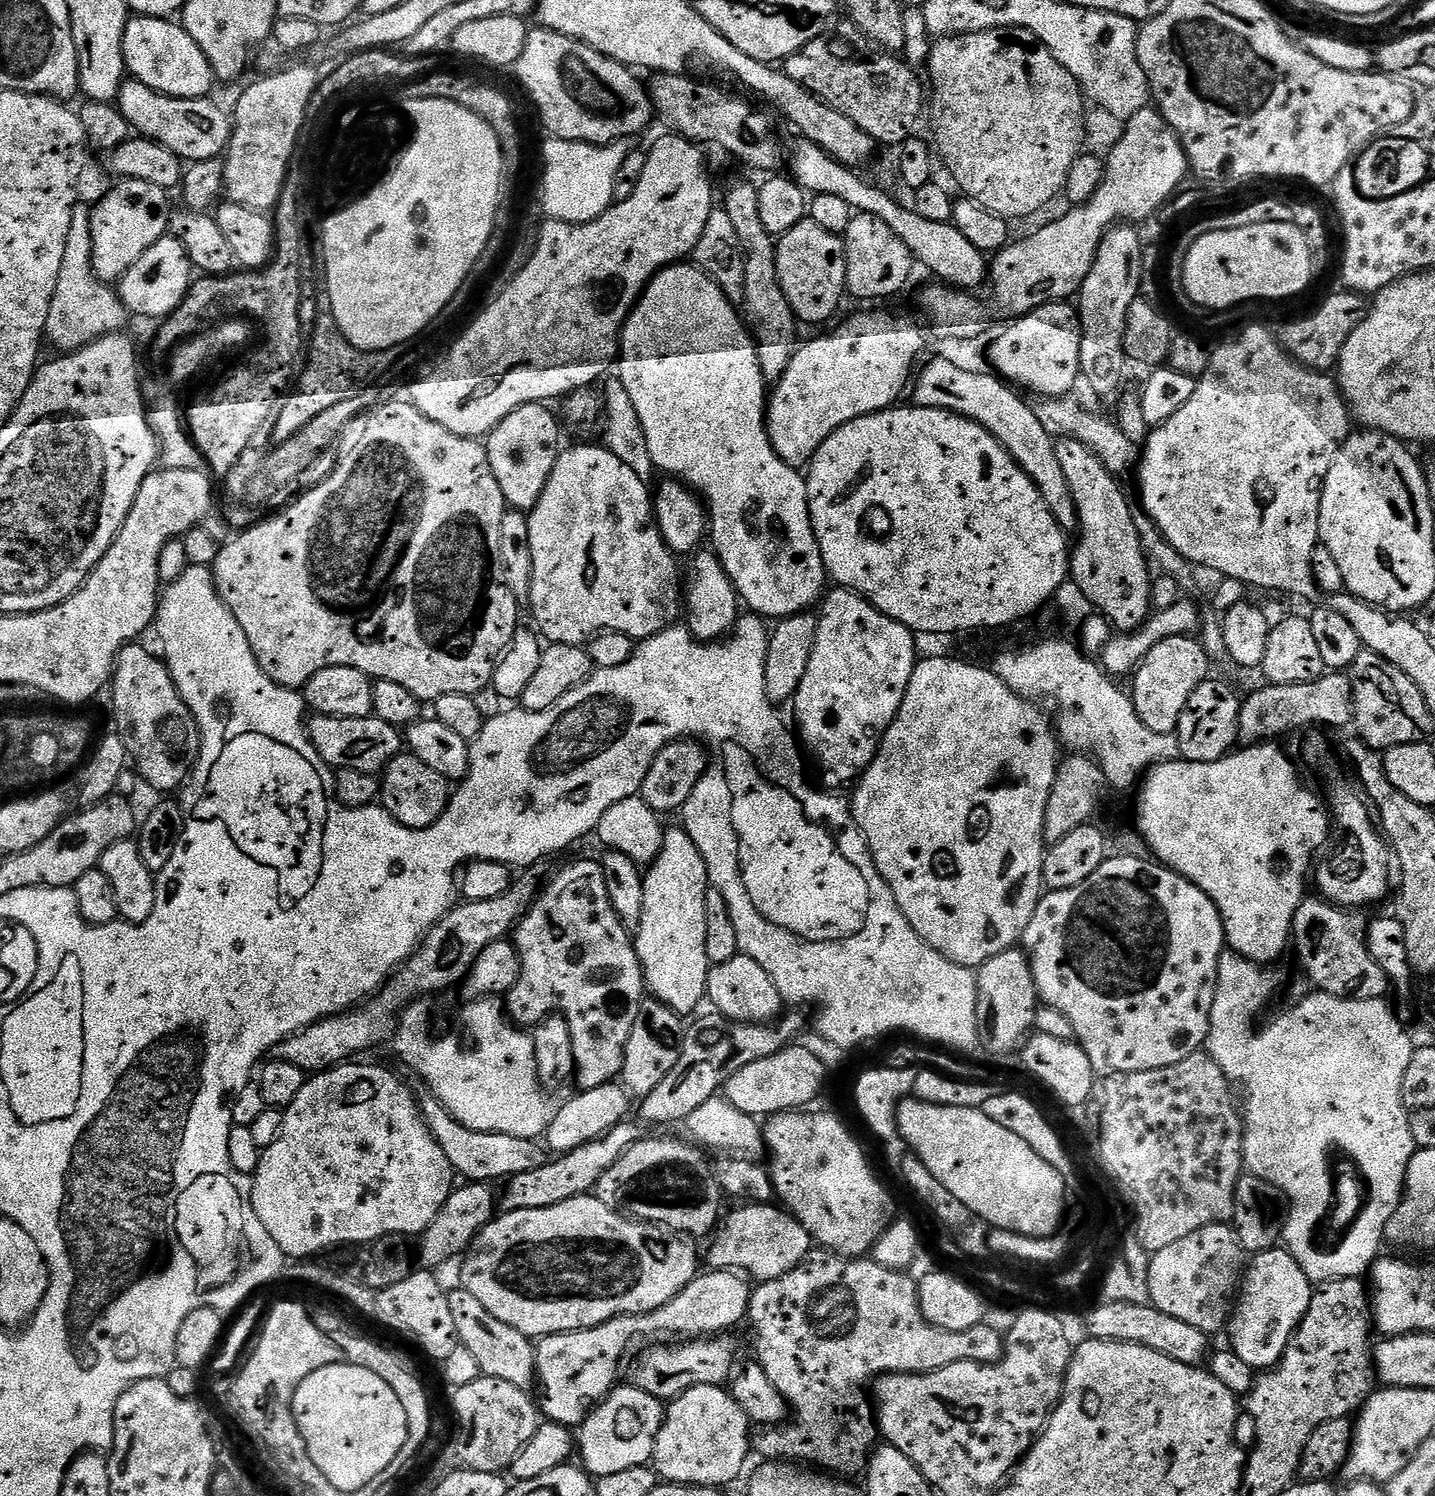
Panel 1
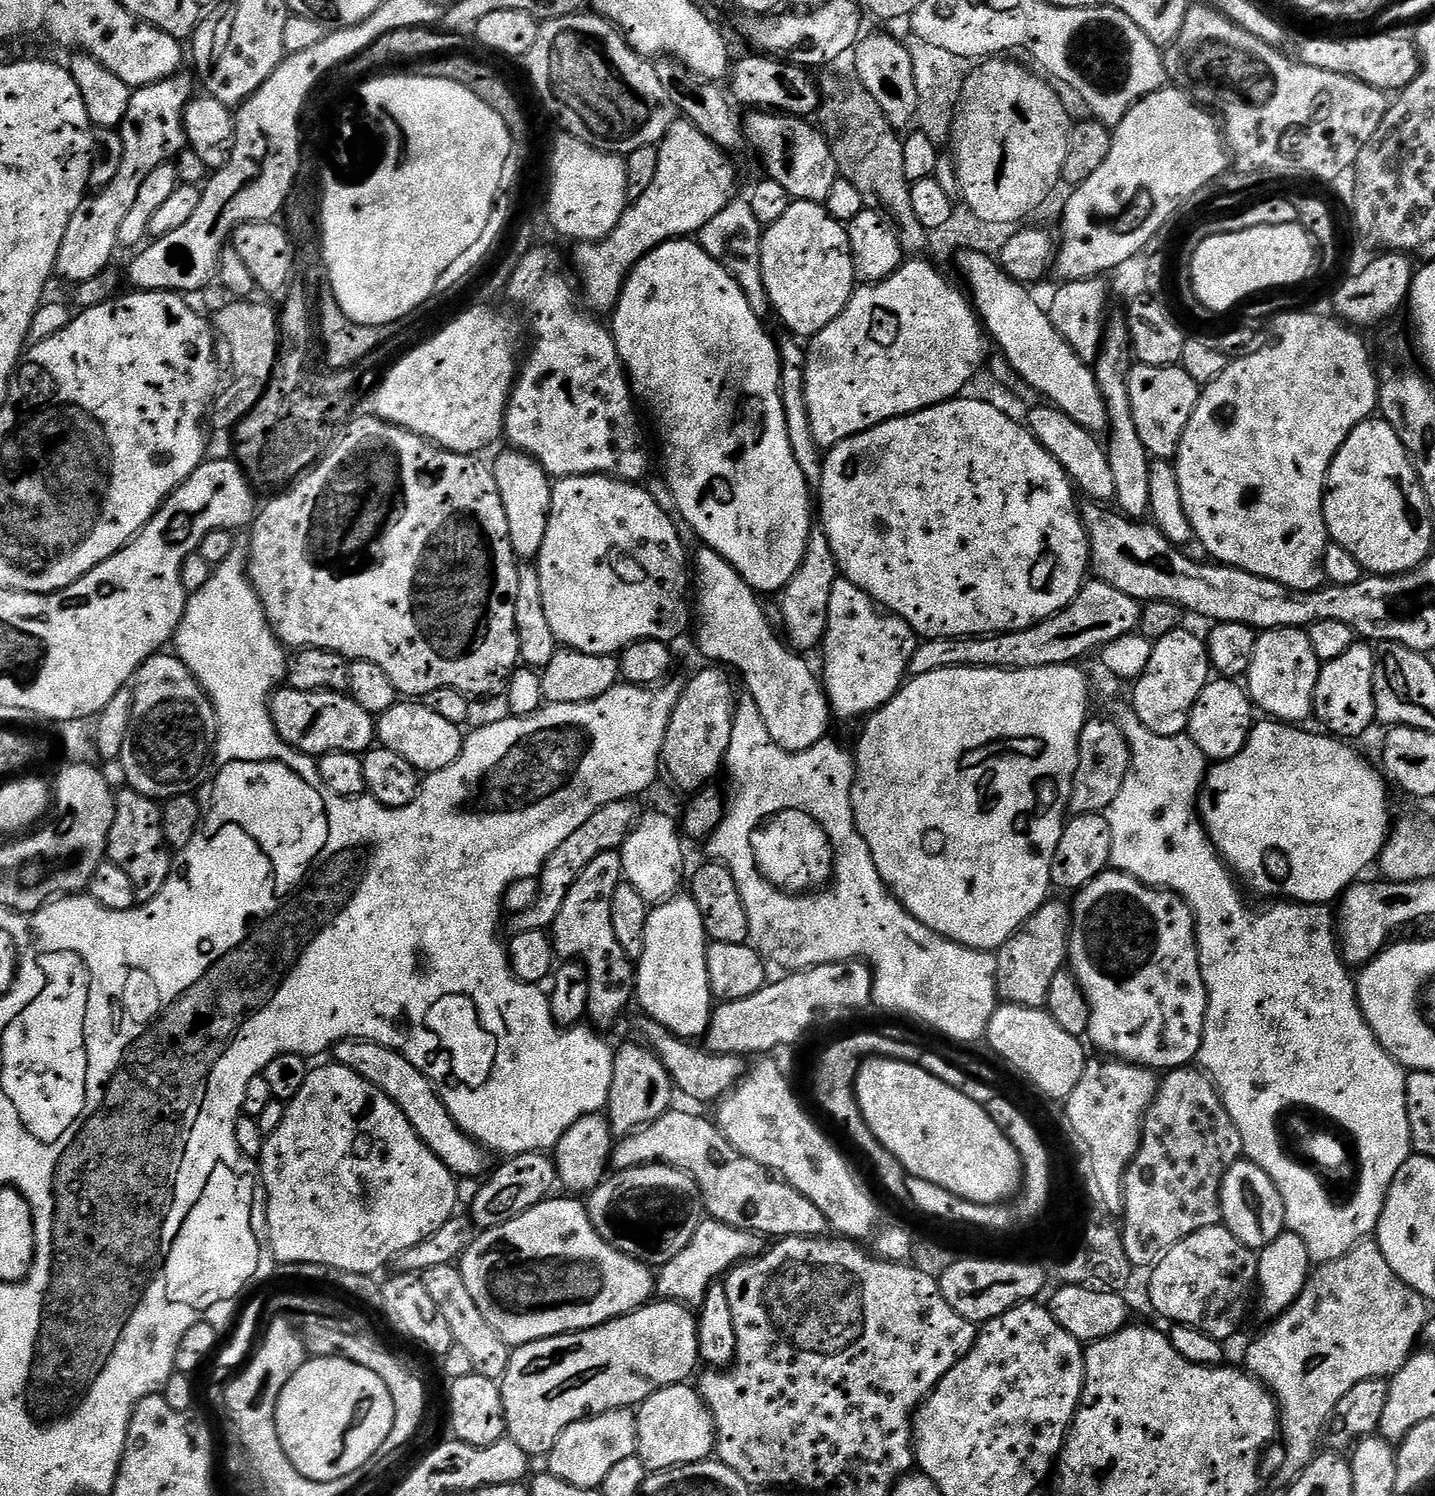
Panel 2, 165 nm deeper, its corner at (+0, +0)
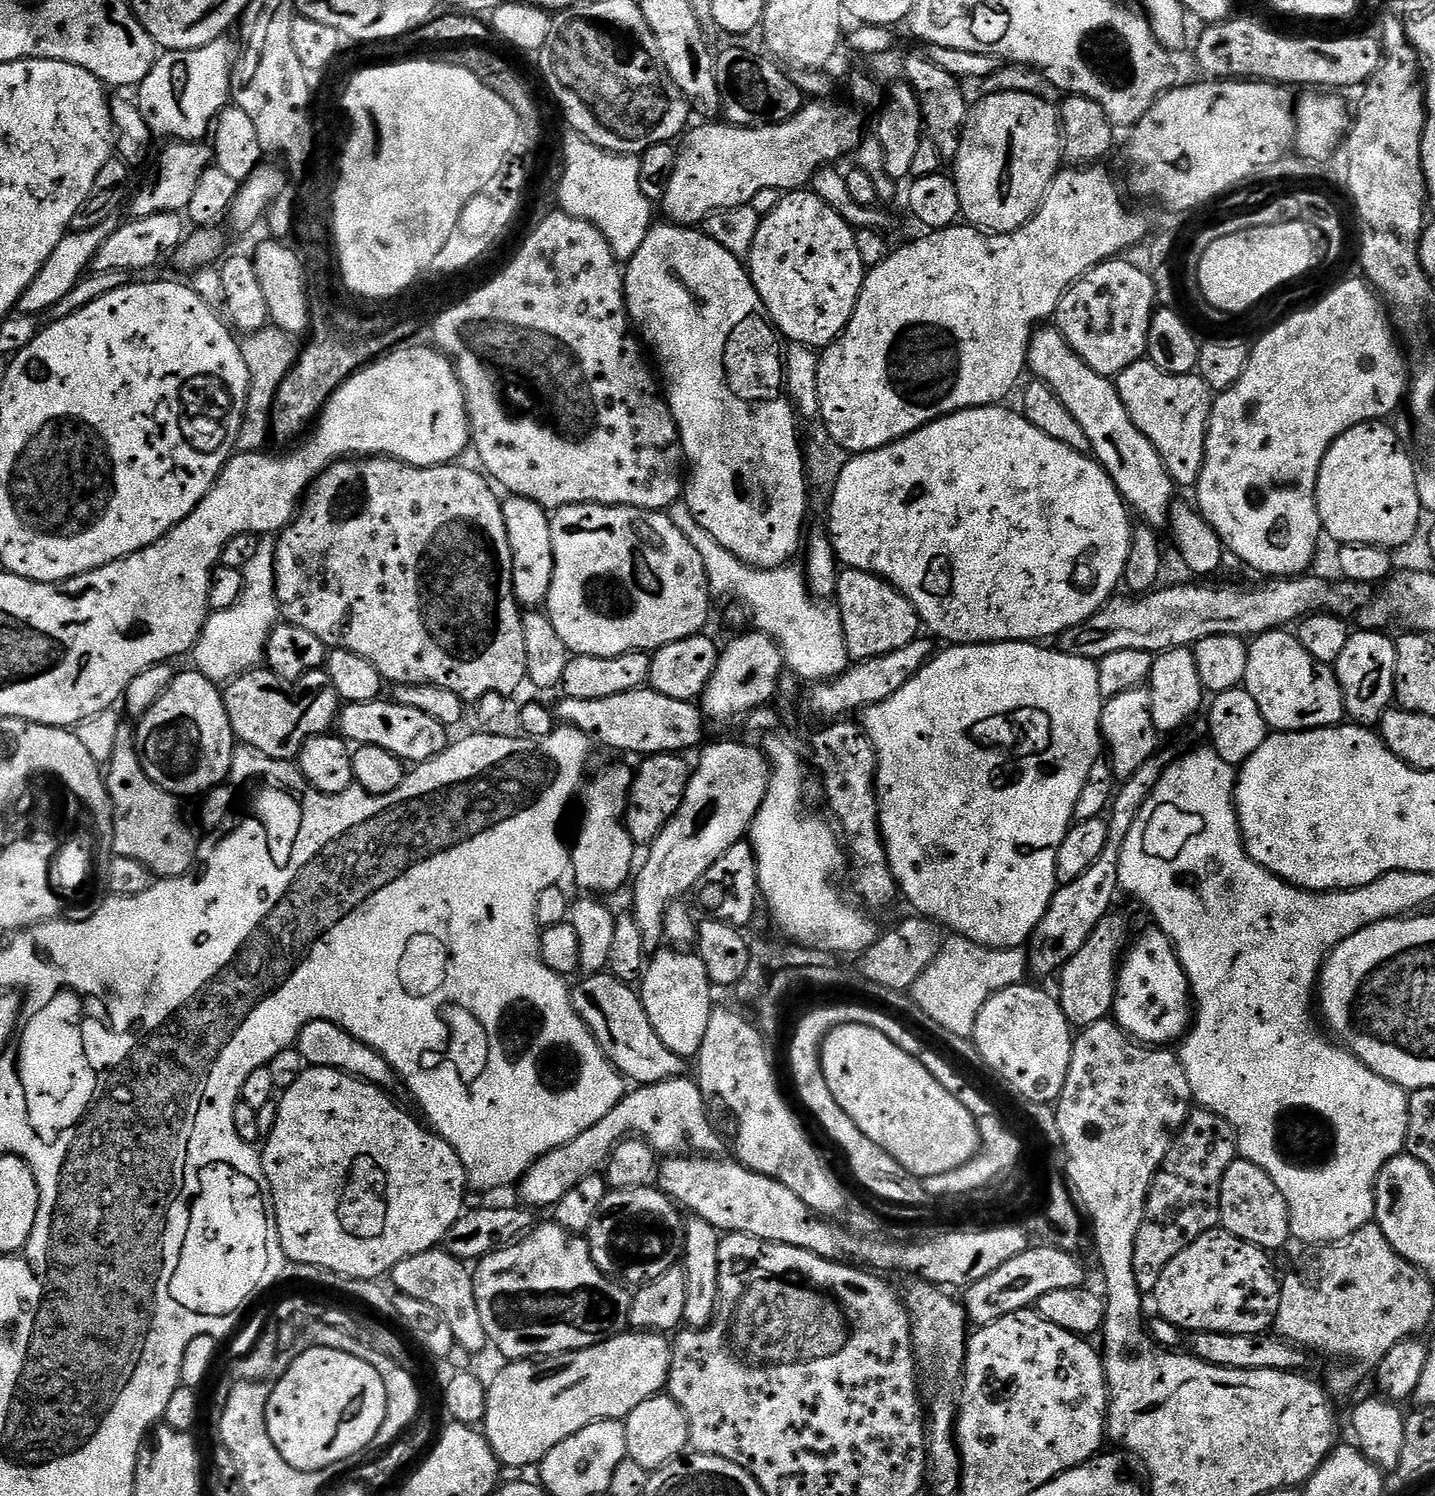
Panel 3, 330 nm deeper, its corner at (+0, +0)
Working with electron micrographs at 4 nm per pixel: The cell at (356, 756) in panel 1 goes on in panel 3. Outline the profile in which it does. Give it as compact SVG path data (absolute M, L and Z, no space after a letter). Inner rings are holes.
M257 666L252 671L227 681L223 693L233 737L241 745L258 750L275 760L295 761L306 741L315 736L325 735L331 729L328 727L337 723L342 711L338 690L334 690L334 682L330 682L328 673L324 670L311 672L288 684L282 678L278 678L278 674L268 671L267 667Z

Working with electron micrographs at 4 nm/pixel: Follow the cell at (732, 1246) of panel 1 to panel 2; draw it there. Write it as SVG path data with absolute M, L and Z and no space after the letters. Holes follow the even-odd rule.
M705 1218L698 1226L698 1230L694 1232L690 1246L686 1246L686 1250L682 1250L682 1254L670 1258L670 1262L663 1264L655 1273L655 1295L660 1300L673 1300L674 1303L685 1306L699 1306L704 1303L711 1284L727 1277L736 1265L761 1255L765 1248L765 1237L711 1218Z

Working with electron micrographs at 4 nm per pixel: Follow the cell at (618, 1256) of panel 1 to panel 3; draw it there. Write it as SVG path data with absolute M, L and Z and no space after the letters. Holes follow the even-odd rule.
M555 1222L537 1223L521 1240L480 1259L472 1272L472 1285L489 1345L496 1347L508 1362L577 1352L606 1342L629 1327L628 1311L632 1305L629 1289L598 1270L583 1235L567 1232Z

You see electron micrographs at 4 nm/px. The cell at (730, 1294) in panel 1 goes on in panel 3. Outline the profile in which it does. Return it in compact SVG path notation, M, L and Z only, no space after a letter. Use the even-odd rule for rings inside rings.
M625 1330L601 1344L577 1352L563 1352L537 1360L514 1360L487 1385L488 1401L482 1421L482 1435L494 1450L501 1465L508 1468L528 1468L539 1465L558 1442L578 1434L595 1420L623 1421L634 1406L642 1406L652 1396L665 1391L670 1370L672 1346L667 1335L643 1330Z

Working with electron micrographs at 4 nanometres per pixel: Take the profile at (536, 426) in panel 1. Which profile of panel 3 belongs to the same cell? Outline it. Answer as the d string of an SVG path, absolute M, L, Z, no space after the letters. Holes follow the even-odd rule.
M509 495L503 501L504 525L512 551L512 581L518 603L528 610L536 610L547 601L554 574L554 546L549 513L536 503L521 496Z

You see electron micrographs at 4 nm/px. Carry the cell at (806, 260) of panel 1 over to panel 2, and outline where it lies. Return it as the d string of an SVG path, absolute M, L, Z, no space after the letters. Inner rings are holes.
M793 200L786 214L778 218L778 222L763 229L760 238L760 261L762 282L766 286L771 311L780 315L781 322L792 331L789 333L800 338L817 336L823 328L830 326L830 322L834 322L834 318L842 314L858 284L856 271L852 265L847 227L834 219L824 204Z

